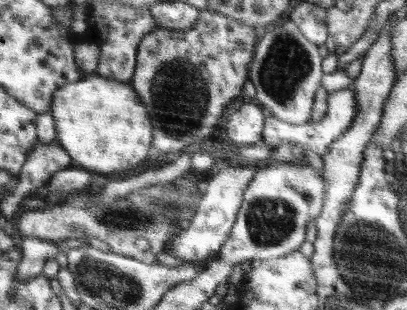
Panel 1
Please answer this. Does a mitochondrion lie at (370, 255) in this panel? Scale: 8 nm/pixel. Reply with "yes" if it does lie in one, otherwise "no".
yes

